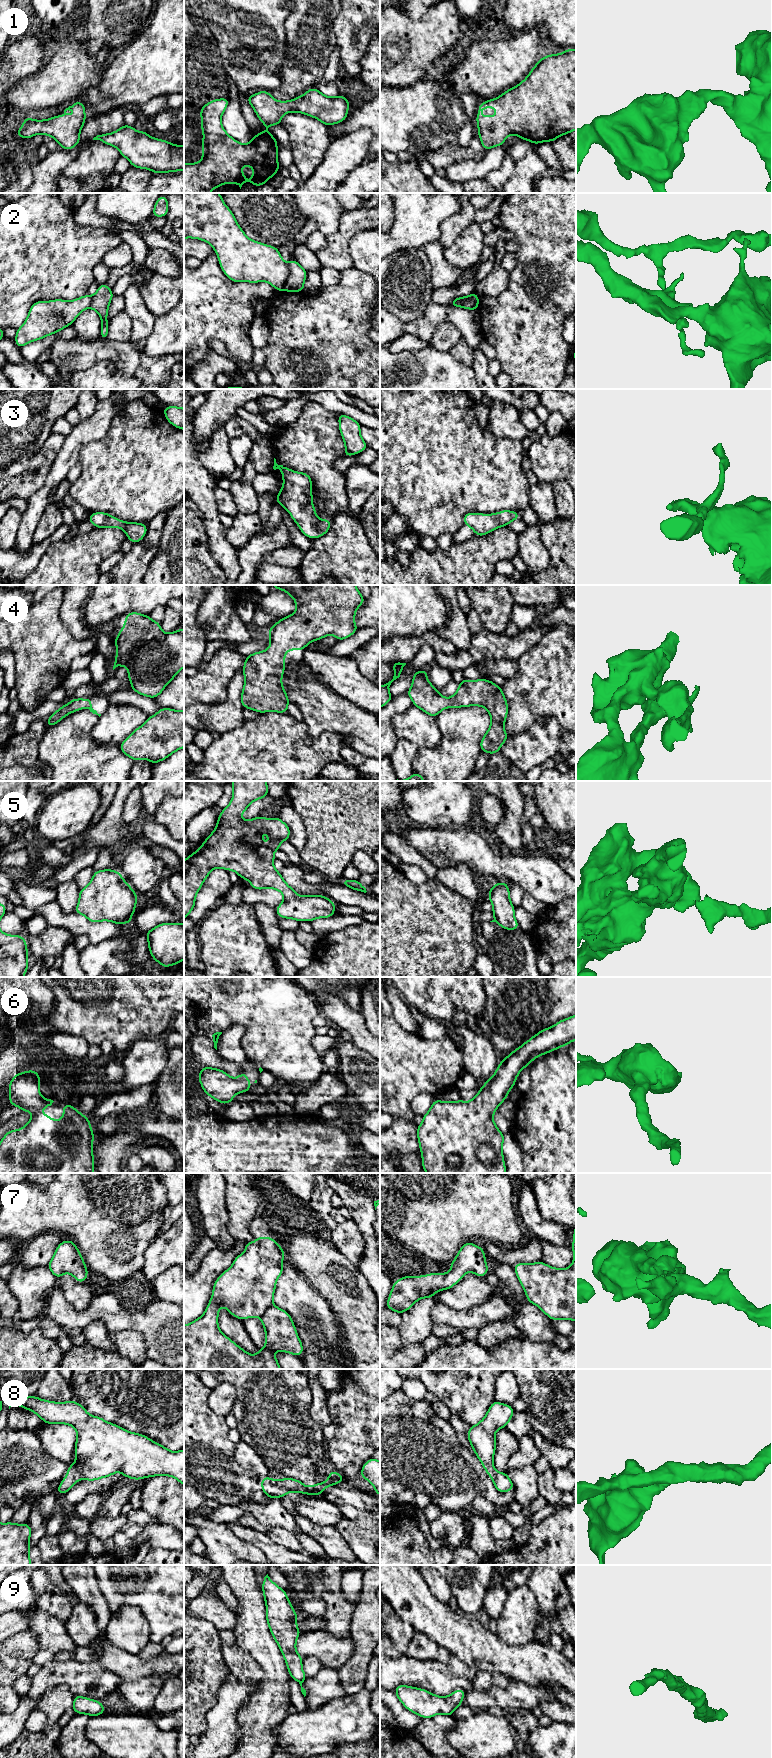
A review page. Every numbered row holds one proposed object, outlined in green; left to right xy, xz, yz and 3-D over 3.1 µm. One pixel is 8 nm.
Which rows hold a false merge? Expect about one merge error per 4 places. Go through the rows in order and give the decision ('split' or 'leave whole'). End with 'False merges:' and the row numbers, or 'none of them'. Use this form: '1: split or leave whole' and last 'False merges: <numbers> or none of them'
1: leave whole
2: split
3: leave whole
4: leave whole
5: split
6: leave whole
7: leave whole
8: leave whole
9: leave whole
False merges: 2, 5

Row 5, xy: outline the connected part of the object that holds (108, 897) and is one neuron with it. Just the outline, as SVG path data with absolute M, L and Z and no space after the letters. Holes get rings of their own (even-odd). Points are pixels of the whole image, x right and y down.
M112 869L94 871L90 883L79 889L79 901L74 913L84 915L89 922L110 921L121 925L131 921L135 913L137 893Z

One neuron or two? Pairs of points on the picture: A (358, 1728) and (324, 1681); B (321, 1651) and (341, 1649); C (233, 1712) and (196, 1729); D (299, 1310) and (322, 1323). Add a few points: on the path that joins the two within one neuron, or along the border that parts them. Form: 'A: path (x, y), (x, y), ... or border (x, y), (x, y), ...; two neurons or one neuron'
A: border (346, 1694), (330, 1699), (315, 1708); two neurons
B: path (326, 1650), (336, 1650); one neuron
C: border (216, 1702), (206, 1714), (207, 1728), (199, 1735); two neurons
D: path (305, 1310), (316, 1320); one neuron

